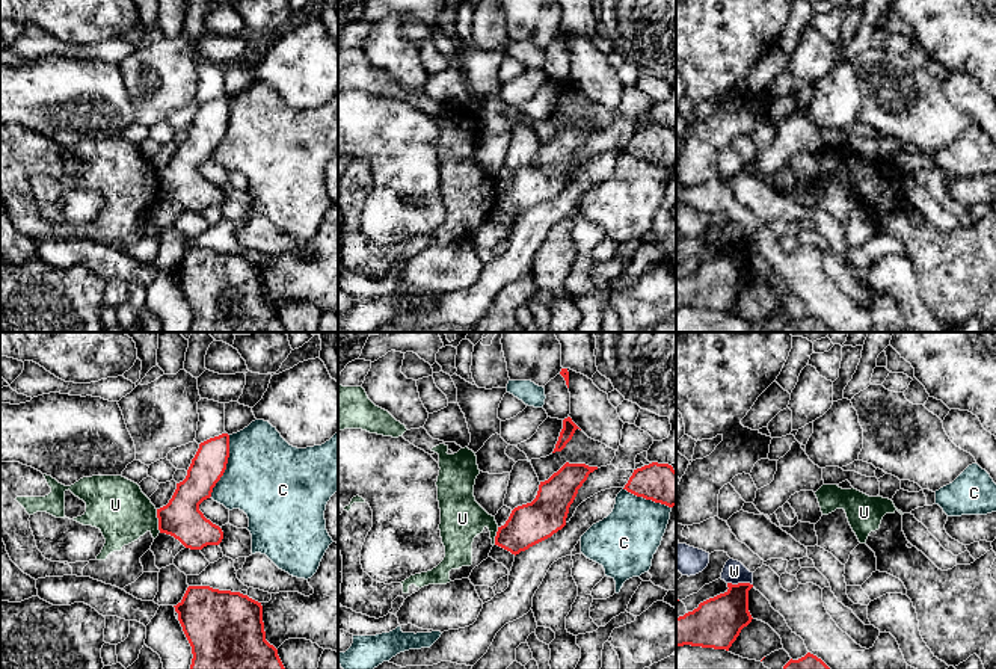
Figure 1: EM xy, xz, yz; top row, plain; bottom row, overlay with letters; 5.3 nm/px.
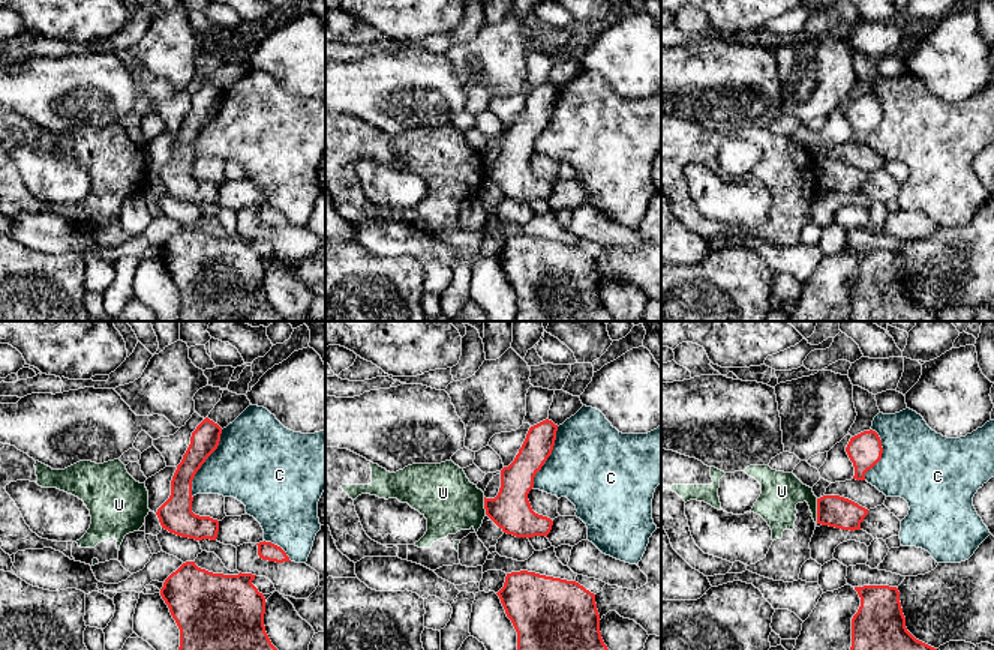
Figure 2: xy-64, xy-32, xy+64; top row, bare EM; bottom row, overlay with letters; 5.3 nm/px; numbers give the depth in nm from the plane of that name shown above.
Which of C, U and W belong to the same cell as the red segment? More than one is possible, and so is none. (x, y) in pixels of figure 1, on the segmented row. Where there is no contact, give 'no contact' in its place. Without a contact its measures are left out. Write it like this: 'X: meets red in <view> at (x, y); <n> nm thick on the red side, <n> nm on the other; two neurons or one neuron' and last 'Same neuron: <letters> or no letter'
C: meets red in xy at (225, 465); 180 nm thick on the red side, 440 nm on the other; two neurons
U: meets red in xy at (159, 521); 220 nm thick on the red side, 300 nm on the other; two neurons
W: meets red in yz at (740, 583); 260 nm thick on the red side, 120 nm on the other; two neurons
Same neuron: no letter

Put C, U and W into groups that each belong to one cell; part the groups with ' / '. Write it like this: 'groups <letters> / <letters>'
groups C / U / W

